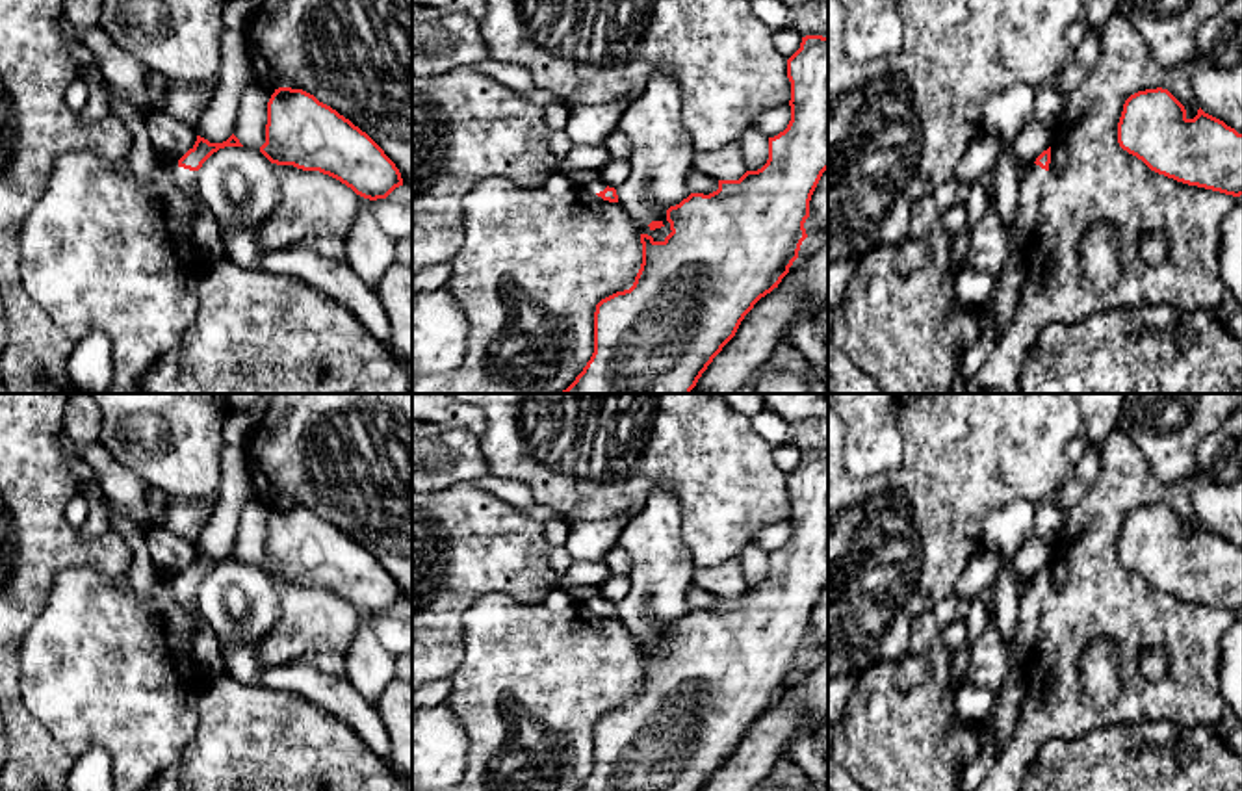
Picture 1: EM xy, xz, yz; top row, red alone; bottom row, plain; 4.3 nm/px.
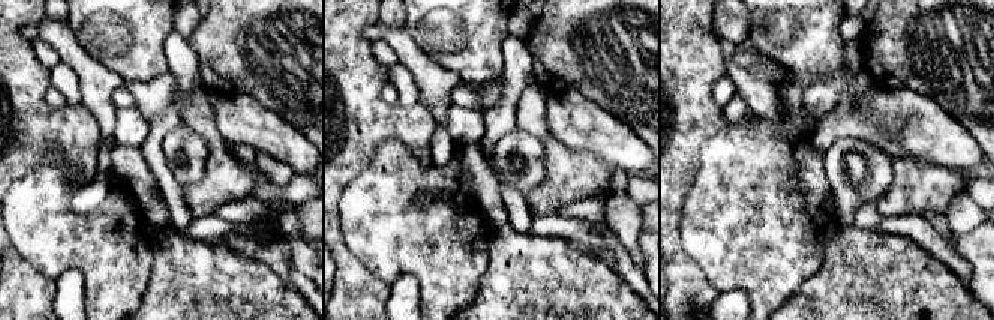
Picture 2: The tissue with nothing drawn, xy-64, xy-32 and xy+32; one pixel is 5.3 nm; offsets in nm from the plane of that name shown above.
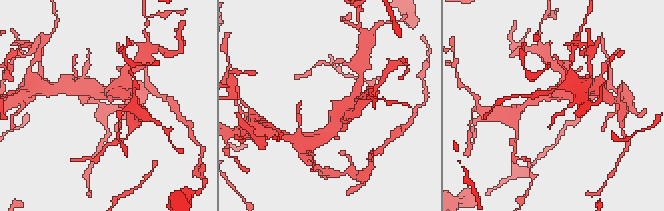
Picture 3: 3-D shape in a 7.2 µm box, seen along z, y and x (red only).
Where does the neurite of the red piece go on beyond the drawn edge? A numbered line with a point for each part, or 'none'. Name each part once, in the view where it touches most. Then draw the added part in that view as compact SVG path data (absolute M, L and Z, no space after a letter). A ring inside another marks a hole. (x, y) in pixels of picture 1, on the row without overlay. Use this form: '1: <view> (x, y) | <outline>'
1: xy (206, 650) | M184 583L175 585L175 596L182 603L189 603L195 607L199 616L197 629L193 631L193 655L204 667L210 680L219 678L225 674L225 659L219 650L219 642L215 633L212 631L210 624L202 618L199 605L197 605L197 587L189 587Z

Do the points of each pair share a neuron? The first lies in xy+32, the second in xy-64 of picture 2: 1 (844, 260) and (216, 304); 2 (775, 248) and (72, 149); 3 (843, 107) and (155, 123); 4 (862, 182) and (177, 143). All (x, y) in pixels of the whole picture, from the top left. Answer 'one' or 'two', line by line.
1: one
2: two
3: one
4: one

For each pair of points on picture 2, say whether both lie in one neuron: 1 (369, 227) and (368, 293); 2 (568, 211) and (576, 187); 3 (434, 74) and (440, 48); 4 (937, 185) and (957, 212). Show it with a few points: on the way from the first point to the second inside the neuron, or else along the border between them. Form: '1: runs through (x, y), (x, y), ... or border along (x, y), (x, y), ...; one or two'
1: border along (345, 242), (377, 277), (390, 286); two
2: border along (600, 199), (574, 200), (564, 205), (555, 214); two
3: border along (411, 38), (426, 54), (453, 71), (462, 81); two
4: border along (964, 190), (954, 197), (943, 214); two

